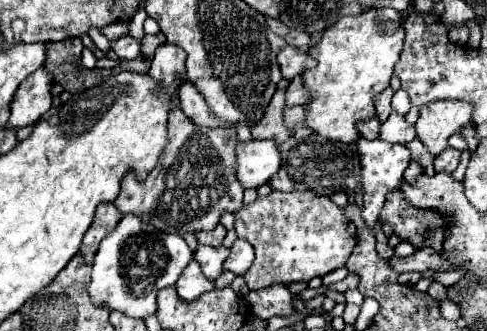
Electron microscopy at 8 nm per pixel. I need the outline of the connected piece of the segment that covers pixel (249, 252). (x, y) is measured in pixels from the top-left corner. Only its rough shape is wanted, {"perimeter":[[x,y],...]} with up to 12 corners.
{"perimeter":[[237,238],[225,270],[245,274],[253,262],[253,246]]}

